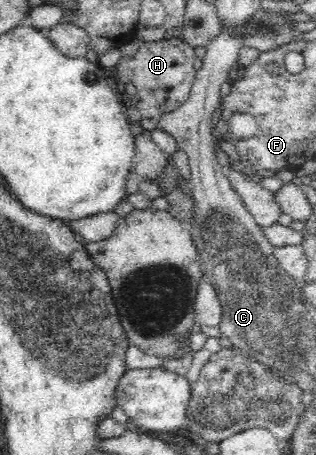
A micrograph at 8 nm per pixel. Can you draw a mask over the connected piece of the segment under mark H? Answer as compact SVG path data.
M166 38L154 42L141 40L137 54L129 58L121 58L115 66L117 80L123 83L133 83L135 94L132 104L139 109L143 129L151 131L157 128L161 116L179 108L190 96L196 78L195 48L182 38Z

